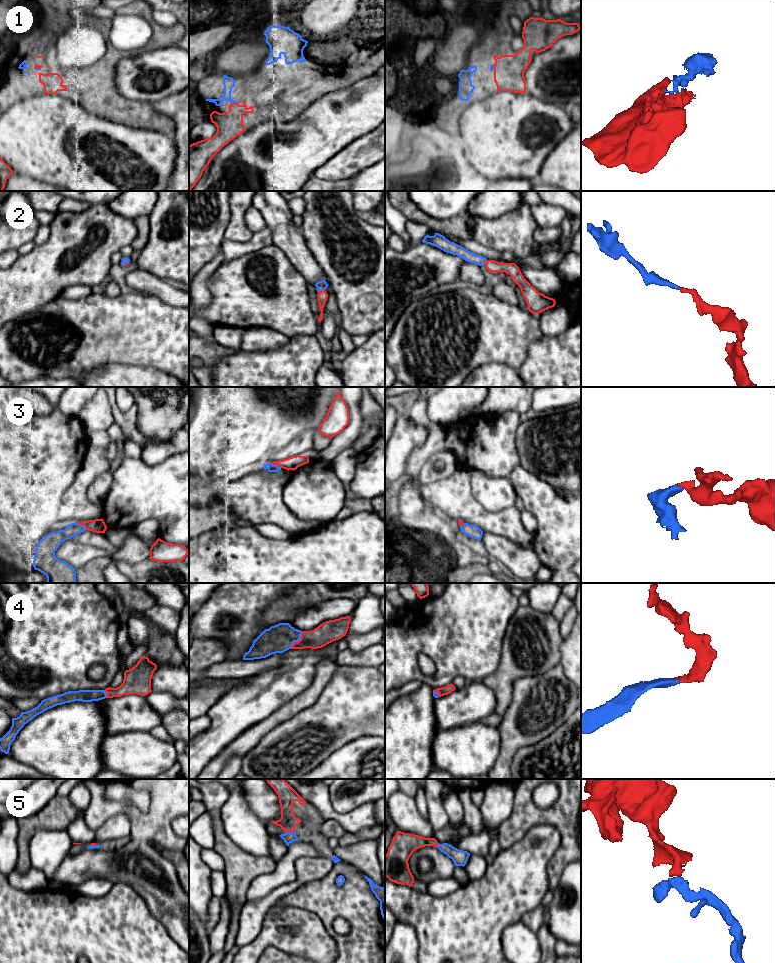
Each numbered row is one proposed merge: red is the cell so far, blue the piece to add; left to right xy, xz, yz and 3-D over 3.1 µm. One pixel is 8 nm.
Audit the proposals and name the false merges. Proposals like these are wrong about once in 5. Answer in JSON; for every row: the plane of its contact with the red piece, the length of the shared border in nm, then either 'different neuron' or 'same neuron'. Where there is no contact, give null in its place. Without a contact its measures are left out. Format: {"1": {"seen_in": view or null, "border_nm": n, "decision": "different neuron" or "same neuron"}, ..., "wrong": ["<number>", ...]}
{"1": {"seen_in": "xz", "border_nm": 70, "decision": "same neuron"}, "2": {"seen_in": "xz", "border_nm": 60, "decision": "same neuron"}, "3": {"seen_in": "xy", "border_nm": 100, "decision": "different neuron"}, "4": {"seen_in": "xz", "border_nm": 180, "decision": "same neuron"}, "5": {"seen_in": "xz", "border_nm": 70, "decision": "same neuron"}, "wrong": ["3"]}

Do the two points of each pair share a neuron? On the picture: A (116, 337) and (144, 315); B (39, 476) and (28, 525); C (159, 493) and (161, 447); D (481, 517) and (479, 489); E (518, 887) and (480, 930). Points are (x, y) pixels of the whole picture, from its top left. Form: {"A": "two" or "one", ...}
{"A": "one", "B": "one", "C": "two", "D": "two", "E": "one"}

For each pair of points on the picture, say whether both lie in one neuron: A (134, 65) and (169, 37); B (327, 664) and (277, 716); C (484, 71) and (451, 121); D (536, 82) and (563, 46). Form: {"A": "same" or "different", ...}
{"A": "different", "B": "same", "C": "same", "D": "same"}

